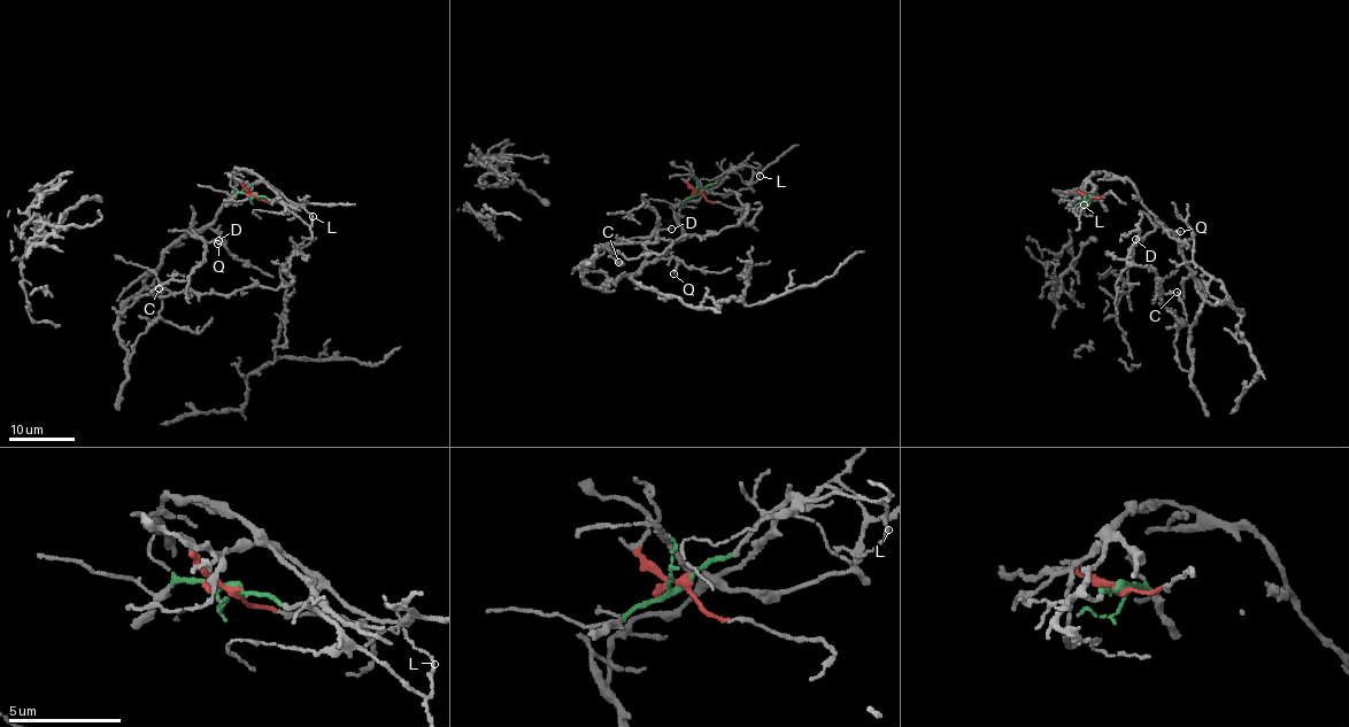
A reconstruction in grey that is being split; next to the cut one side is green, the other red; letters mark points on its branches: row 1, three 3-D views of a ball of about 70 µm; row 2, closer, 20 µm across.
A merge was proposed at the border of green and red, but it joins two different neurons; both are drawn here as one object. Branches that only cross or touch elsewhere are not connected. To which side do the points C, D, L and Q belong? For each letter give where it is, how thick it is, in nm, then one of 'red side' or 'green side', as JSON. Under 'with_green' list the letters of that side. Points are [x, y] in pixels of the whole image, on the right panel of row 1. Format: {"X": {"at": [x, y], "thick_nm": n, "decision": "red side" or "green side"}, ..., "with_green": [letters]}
{"C": {"at": [1177, 292], "thick_nm": 180, "decision": "red side"}, "D": {"at": [1135, 239], "thick_nm": 140, "decision": "red side"}, "L": {"at": [1084, 205], "thick_nm": 130, "decision": "green side"}, "Q": {"at": [1180, 231], "thick_nm": 220, "decision": "red side"}, "with_green": ["L"]}

